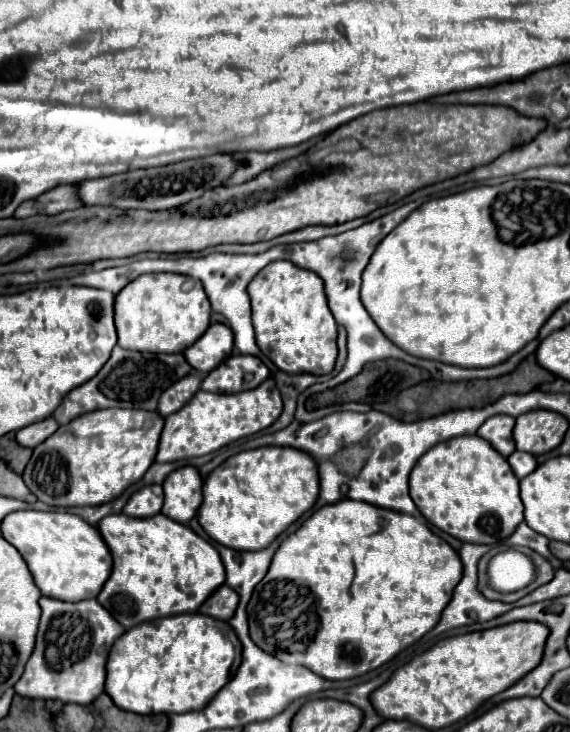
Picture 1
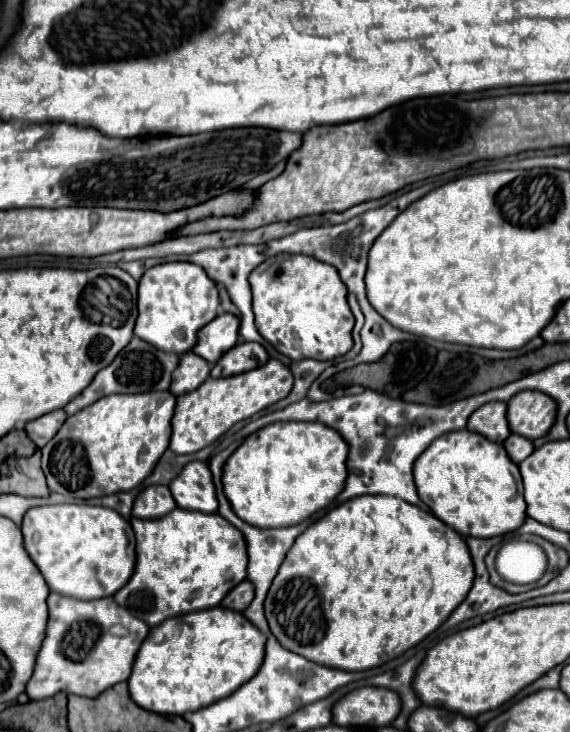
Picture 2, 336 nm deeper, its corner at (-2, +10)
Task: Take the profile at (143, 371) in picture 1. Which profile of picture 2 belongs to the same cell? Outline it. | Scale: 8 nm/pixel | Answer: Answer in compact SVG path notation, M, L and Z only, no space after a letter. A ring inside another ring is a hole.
M132 338L130 344L126 348L120 350L120 354L106 366L102 368L94 380L84 388L82 394L78 394L70 404L64 406L64 410L68 412L68 416L80 412L82 408L94 404L96 400L100 400L102 396L110 396L110 394L140 394L140 392L154 392L154 390L168 390L170 388L170 376L174 372L174 368L178 366L178 356L172 352L162 352L158 348L154 348L152 344L140 340L140 338Z

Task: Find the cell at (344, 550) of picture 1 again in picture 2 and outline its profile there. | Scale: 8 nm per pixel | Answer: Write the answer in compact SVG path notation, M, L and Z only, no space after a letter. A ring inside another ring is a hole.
M358 496L308 526L286 554L264 600L276 640L320 666L368 670L380 666L432 634L472 588L474 566L464 538L430 512L400 498Z

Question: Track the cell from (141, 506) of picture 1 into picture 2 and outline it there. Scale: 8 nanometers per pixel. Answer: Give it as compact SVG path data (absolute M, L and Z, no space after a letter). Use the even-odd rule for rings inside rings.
M148 486L134 500L132 516L136 518L162 518L176 508L168 486Z

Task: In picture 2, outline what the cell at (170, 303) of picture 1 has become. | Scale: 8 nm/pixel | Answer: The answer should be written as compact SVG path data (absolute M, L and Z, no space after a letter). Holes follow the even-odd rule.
M166 262L166 264L158 264L158 266L146 270L144 276L140 278L138 318L136 318L134 334L138 338L154 344L156 348L162 348L164 352L184 354L184 352L190 352L194 348L196 338L198 338L198 330L218 316L218 306L220 306L218 288L216 288L214 280L210 280L206 276L204 268L200 268L200 266L192 264L192 262Z

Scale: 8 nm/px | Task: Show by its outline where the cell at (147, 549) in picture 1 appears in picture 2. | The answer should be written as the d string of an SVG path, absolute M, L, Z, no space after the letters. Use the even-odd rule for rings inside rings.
M176 508L158 520L130 518L130 524L136 538L136 566L114 600L148 626L170 616L218 606L222 596L246 578L244 536L220 514Z

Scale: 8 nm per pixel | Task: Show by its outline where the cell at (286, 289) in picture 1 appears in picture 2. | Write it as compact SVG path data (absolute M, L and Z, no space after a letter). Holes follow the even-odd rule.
M276 254L264 260L258 268L254 268L248 280L252 286L252 296L254 296L252 308L254 308L258 332L280 354L288 356L290 360L304 360L304 358L334 360L344 356L352 348L350 332L354 326L354 316L346 302L346 286L340 280L334 266L304 254Z

